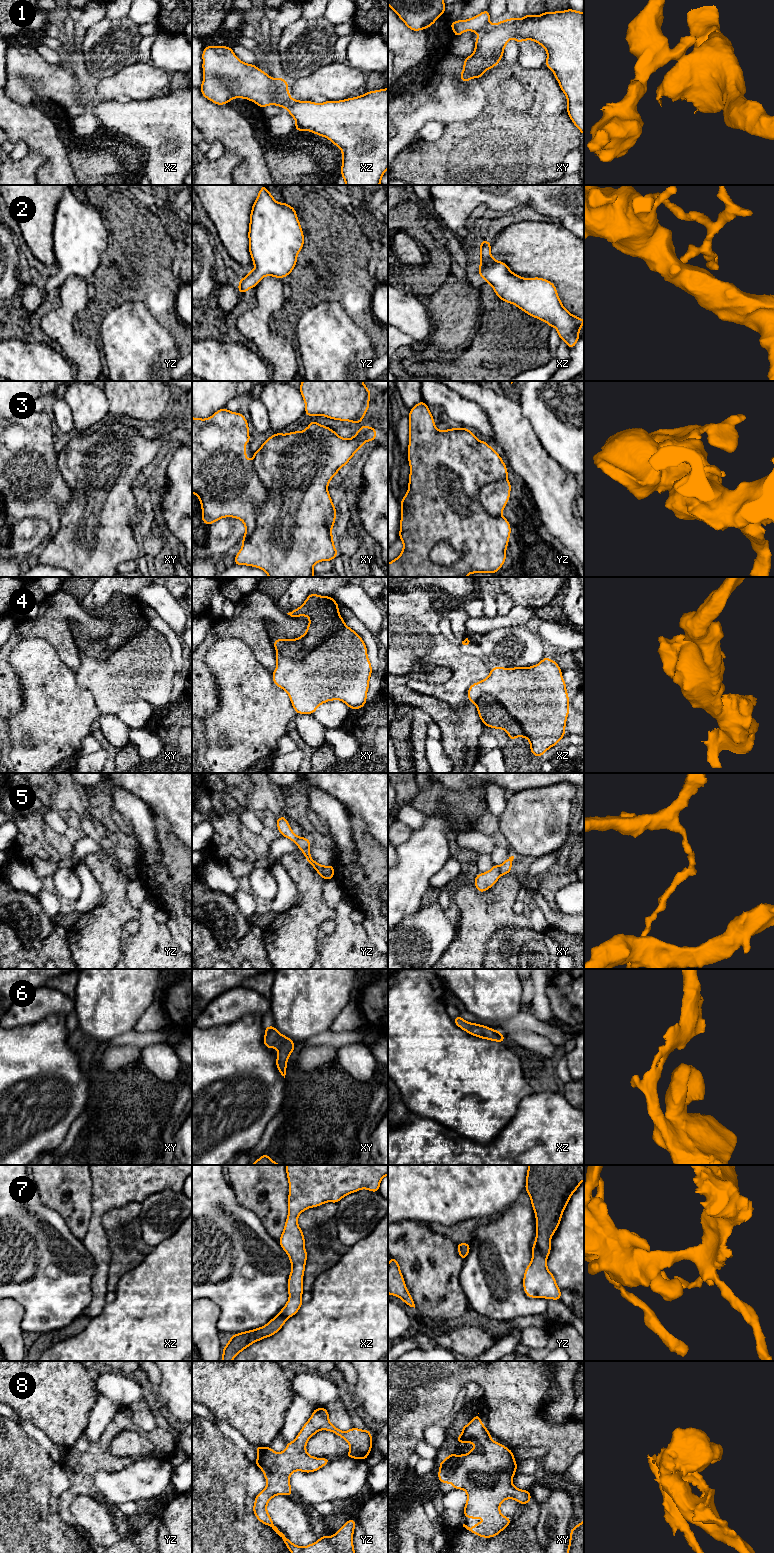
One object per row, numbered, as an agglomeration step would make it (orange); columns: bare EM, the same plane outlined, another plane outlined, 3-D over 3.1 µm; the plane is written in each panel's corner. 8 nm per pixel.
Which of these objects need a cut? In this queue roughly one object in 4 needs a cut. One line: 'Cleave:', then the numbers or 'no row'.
Cleave: 1, 5, 7

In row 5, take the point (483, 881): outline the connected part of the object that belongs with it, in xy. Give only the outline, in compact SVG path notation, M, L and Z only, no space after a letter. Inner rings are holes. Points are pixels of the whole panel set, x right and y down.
M493 865L492 868L485 873L478 873L474 879L474 885L478 892L482 893L496 884L501 876L500 867Z

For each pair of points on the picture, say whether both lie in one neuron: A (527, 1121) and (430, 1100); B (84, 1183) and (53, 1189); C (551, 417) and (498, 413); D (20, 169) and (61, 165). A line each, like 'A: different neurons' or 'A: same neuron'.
A: different neurons
B: same neuron
C: different neurons
D: different neurons

